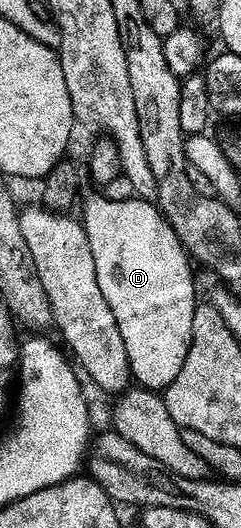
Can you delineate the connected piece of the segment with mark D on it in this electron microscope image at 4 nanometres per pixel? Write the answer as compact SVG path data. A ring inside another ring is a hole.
M95 194L99 195L91 195L84 201L81 222L89 237L89 249L93 249L97 285L101 285L109 309L113 309L113 317L117 317L117 329L121 329L121 341L125 341L125 353L129 353L134 382L144 389L168 387L173 377L181 373L191 344L193 313L197 306L195 279L191 276L192 260L154 202L138 197L108 201L106 194Z

